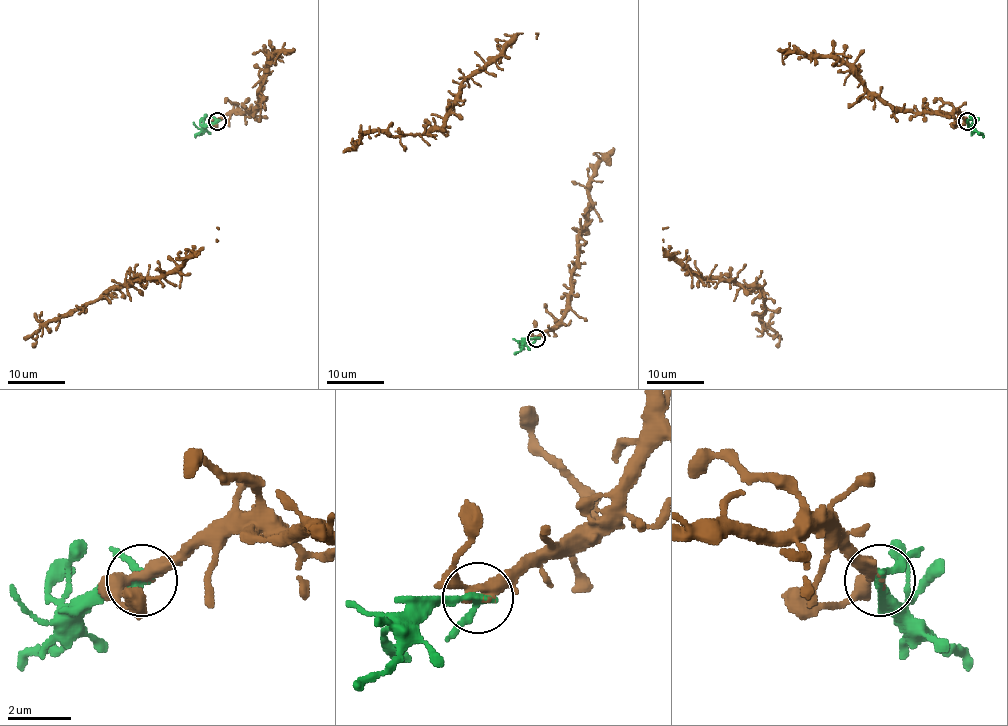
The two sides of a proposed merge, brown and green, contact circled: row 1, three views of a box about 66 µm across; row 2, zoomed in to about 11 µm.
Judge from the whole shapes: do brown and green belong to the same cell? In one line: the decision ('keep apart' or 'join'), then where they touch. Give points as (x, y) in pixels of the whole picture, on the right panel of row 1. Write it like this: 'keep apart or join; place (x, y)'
join; place (967, 121)

